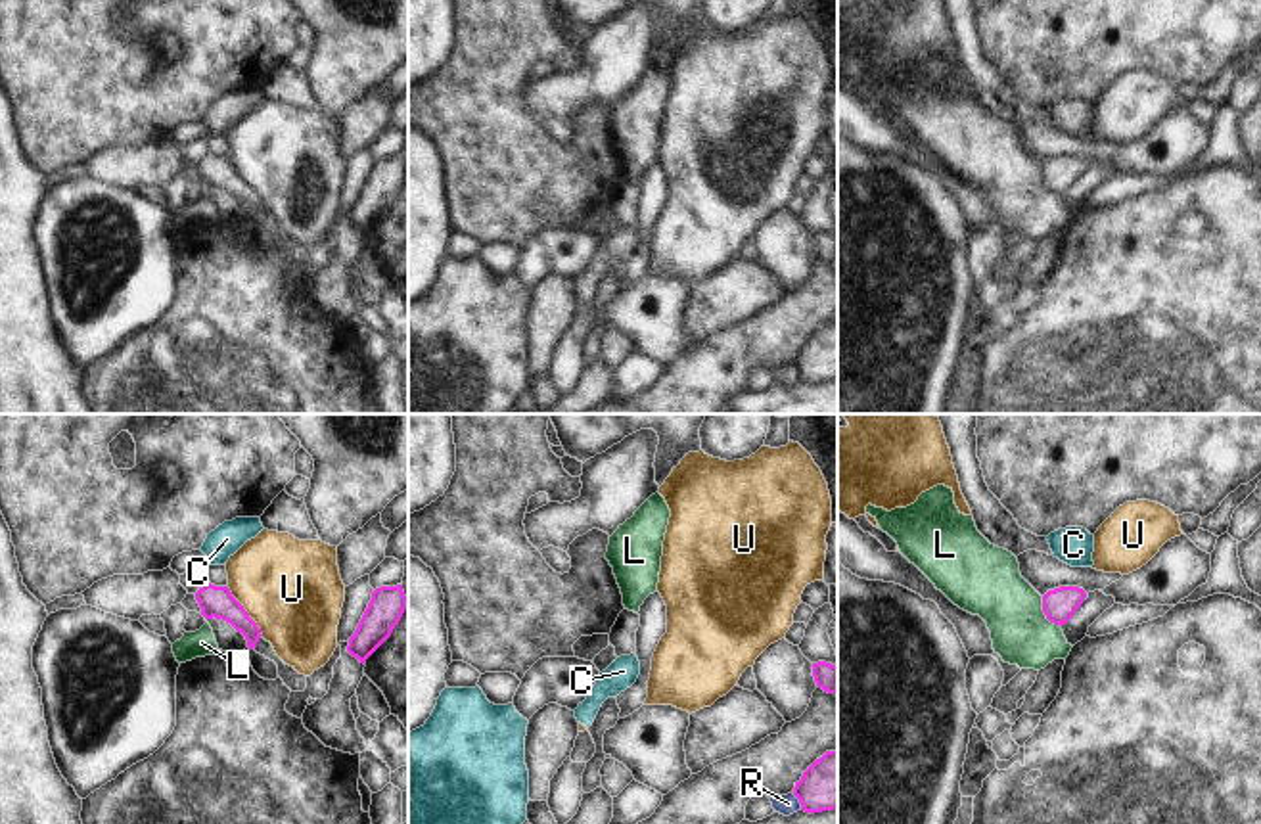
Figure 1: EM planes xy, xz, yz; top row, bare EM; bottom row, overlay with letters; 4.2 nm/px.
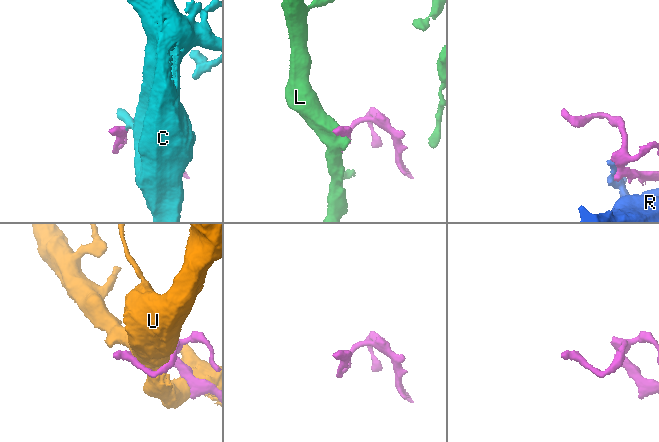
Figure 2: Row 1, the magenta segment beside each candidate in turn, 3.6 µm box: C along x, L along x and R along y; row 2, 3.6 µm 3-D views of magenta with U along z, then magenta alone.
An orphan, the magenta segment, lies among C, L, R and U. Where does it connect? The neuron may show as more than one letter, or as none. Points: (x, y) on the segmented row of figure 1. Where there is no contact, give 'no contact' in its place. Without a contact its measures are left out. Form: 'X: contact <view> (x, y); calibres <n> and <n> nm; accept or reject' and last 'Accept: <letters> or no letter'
C: contact yz (1085, 595); calibres 140 and 20 nm; accept
L: contact yz (1045, 614); calibres 140 and 260 nm; reject
R: contact xz (800, 801); calibres 240 and 90 nm; reject
U: contact xy (244, 610); calibres 130 and 420 nm; reject
Accept: C

